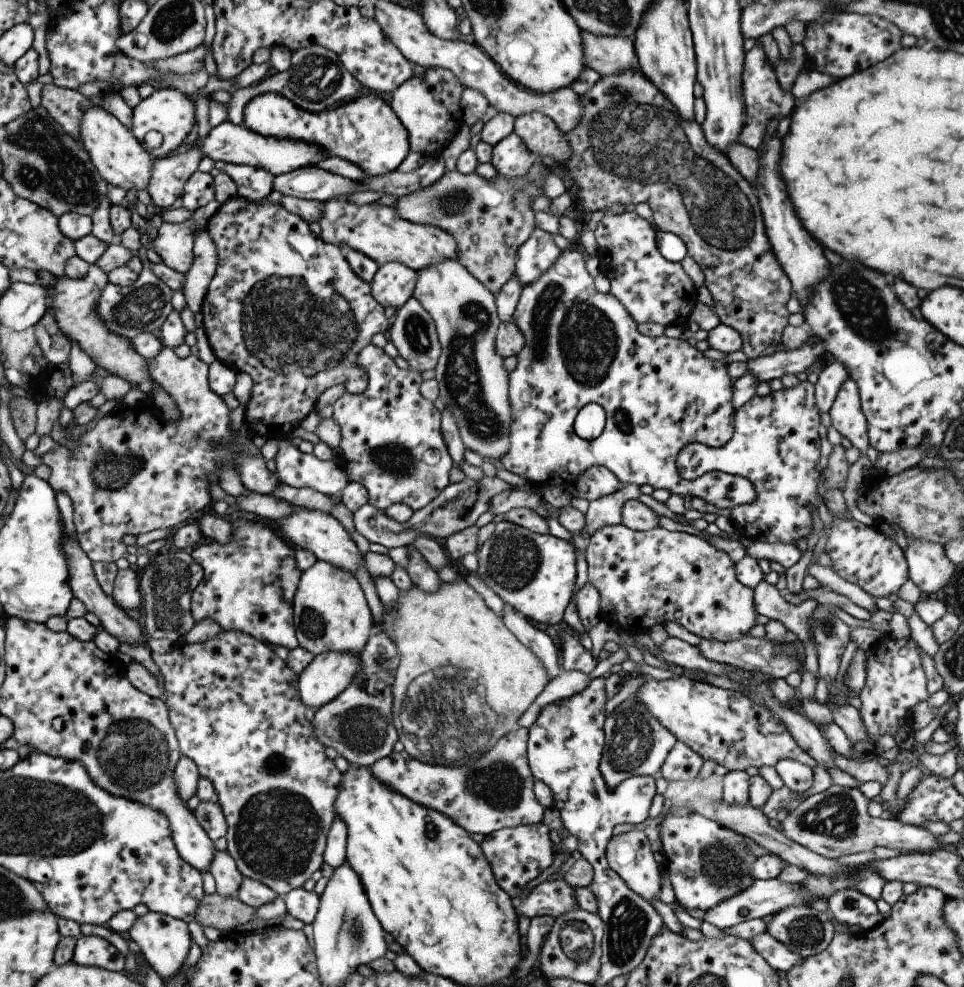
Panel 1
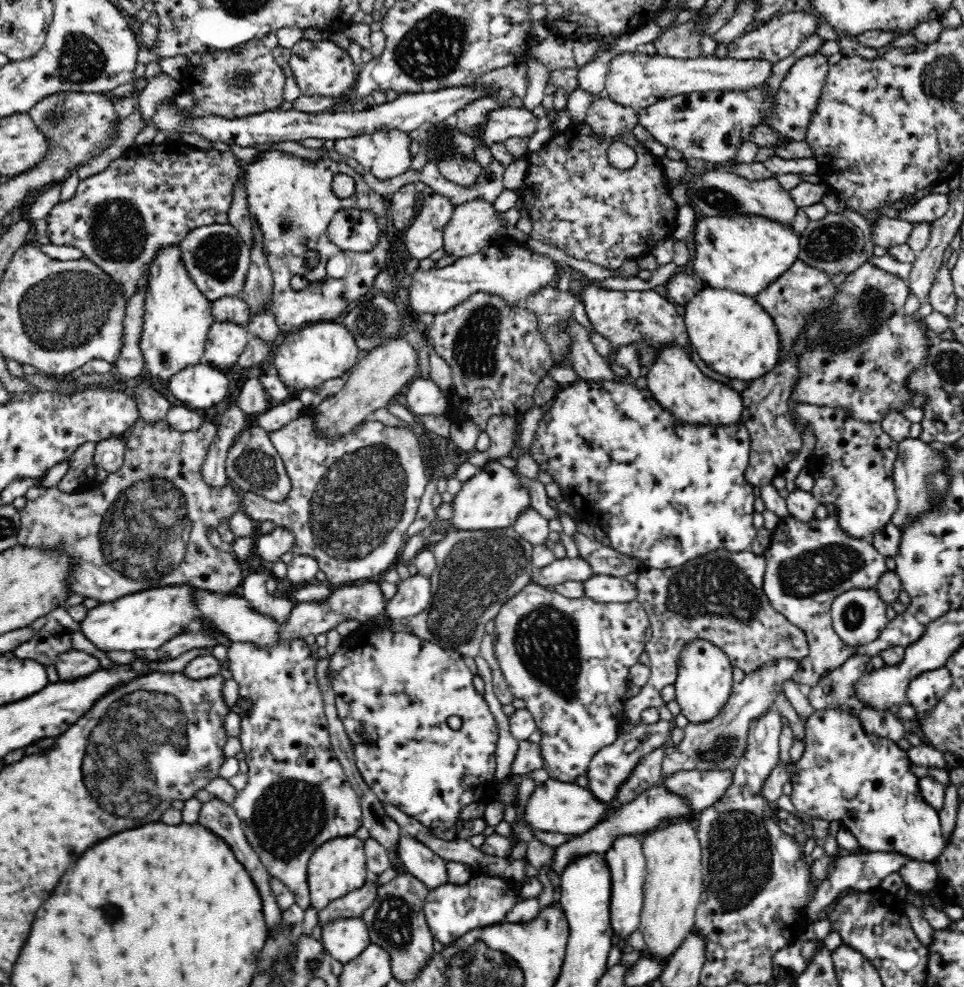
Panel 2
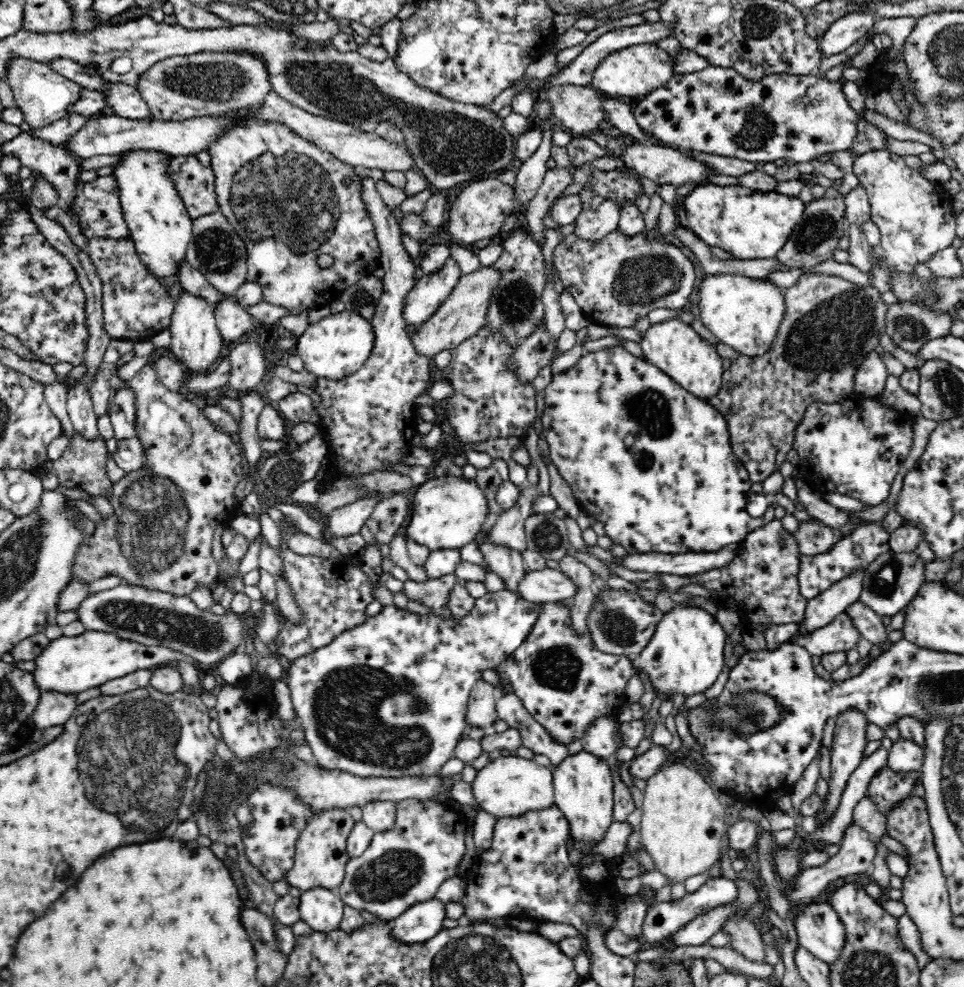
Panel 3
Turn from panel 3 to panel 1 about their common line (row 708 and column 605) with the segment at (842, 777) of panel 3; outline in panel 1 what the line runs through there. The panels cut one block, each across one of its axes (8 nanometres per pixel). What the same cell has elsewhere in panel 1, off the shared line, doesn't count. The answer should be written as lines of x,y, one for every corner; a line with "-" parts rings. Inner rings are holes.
633,829
618,835
611,835
611,838
606,842
604,855
608,867
619,876
627,888
649,902
657,896
661,886
661,875
643,831

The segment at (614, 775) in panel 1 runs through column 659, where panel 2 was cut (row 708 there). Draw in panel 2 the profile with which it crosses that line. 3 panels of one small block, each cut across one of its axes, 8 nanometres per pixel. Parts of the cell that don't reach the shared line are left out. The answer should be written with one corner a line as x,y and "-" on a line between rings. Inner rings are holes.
780,658
780,660
774,660
770,666
746,675
740,683
734,683
728,704
714,720
704,724
690,722
684,728
685,736
680,746
664,749
661,783
666,783
673,778
673,775
683,771
734,770
738,764
738,758
744,756
749,722
774,706
776,696
774,686
776,684
781,686
784,680
790,679
796,672
797,664
798,660
793,658

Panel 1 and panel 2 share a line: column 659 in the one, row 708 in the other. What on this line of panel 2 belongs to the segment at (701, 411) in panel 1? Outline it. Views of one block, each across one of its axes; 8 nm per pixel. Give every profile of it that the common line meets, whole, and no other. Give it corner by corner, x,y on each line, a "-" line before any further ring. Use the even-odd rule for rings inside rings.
363,626
358,631
353,632
351,637
344,639
335,650
329,662
332,669
331,687
335,692
335,707
340,722
345,726
346,734
355,755
357,766
368,784
368,787
377,795
383,803
390,803
396,806
402,813
417,820
420,824
430,830
448,832
460,819
462,811
474,802
484,802
485,798
494,799
493,793
499,780
495,776
497,770
496,749
498,745
498,721
489,709
484,695
480,694
472,683
472,672
464,665
461,654
458,651
442,648
437,644
424,640
416,634
411,635
407,631
404,633
391,633
389,630
377,630
-
450,714
456,714
462,719
460,729
452,729
446,718

